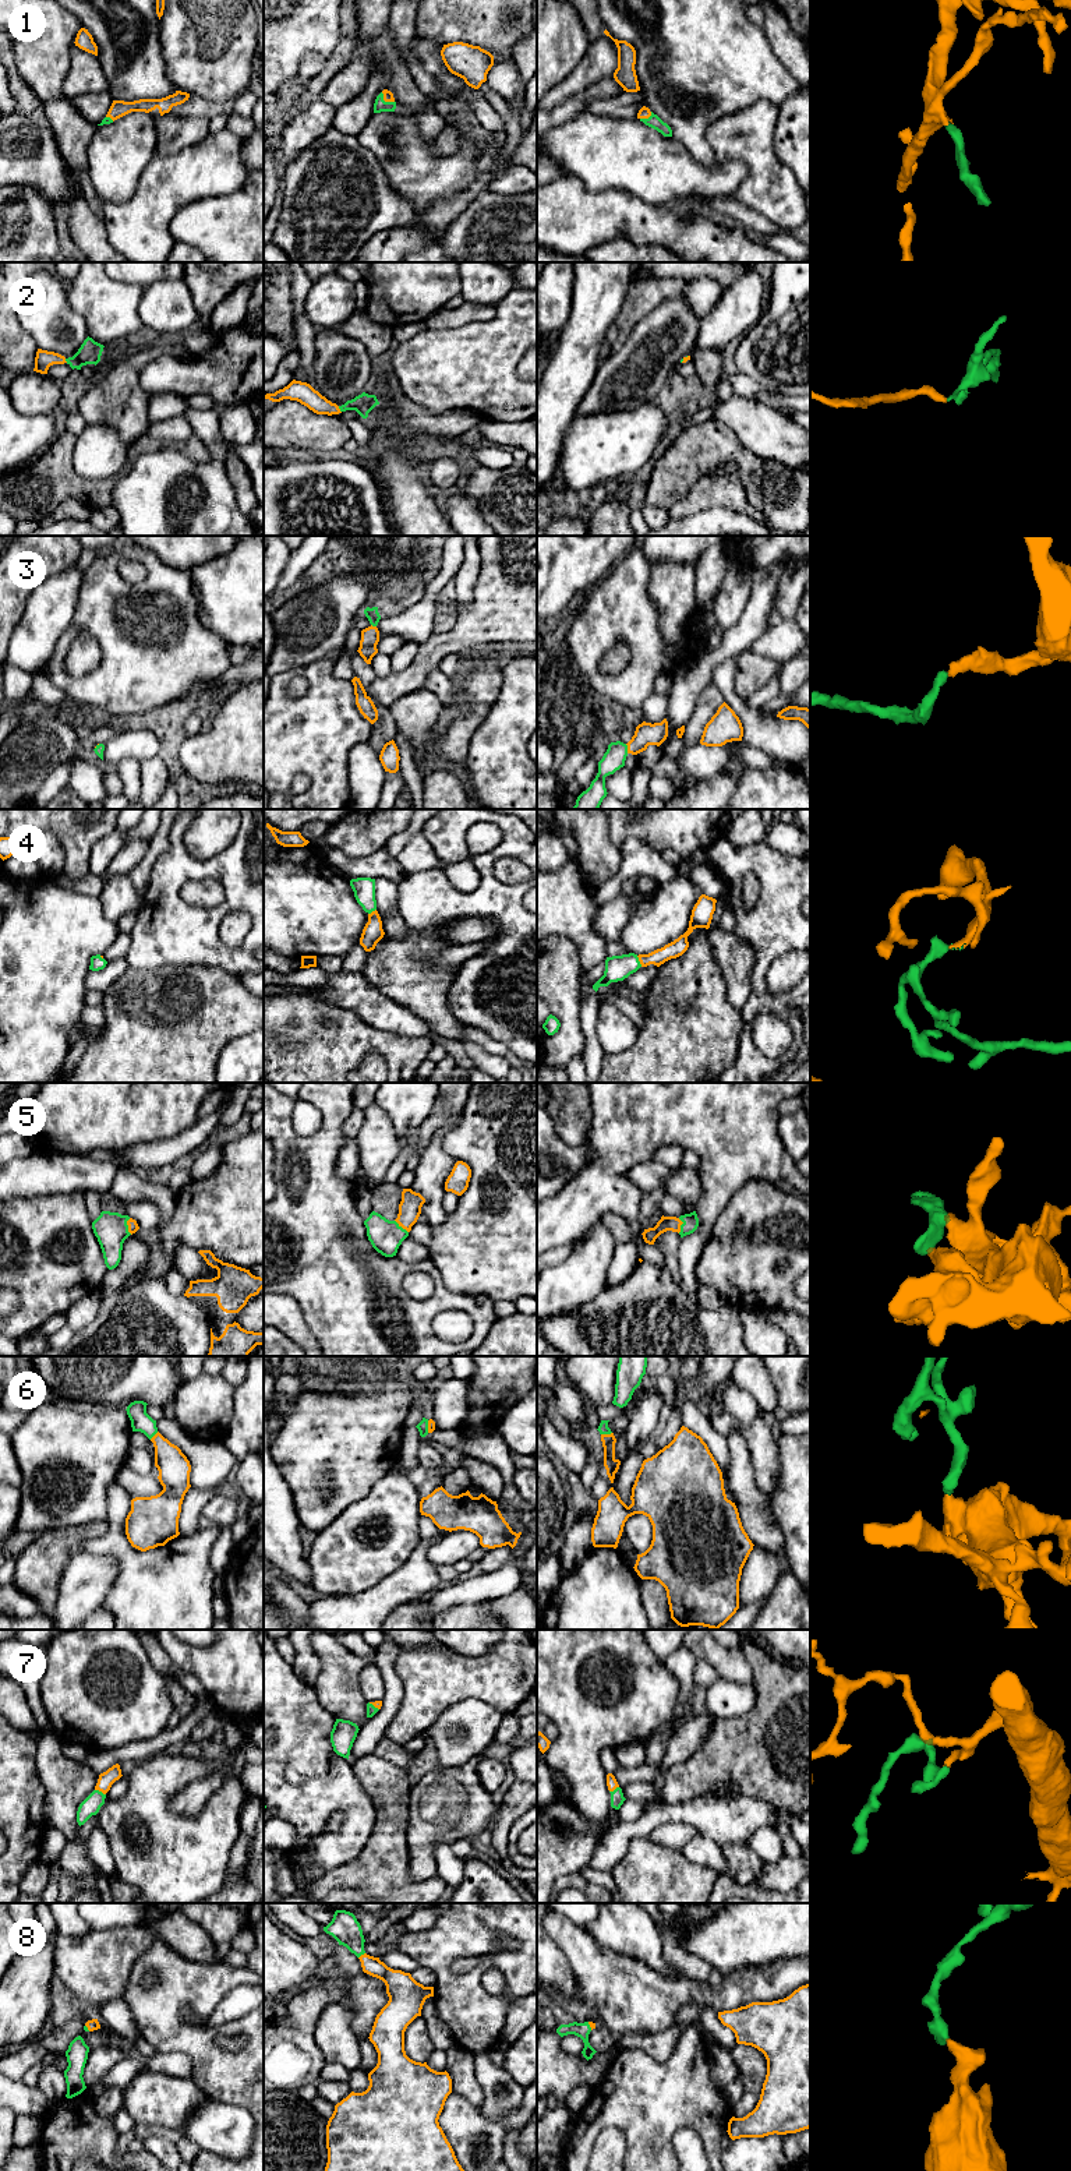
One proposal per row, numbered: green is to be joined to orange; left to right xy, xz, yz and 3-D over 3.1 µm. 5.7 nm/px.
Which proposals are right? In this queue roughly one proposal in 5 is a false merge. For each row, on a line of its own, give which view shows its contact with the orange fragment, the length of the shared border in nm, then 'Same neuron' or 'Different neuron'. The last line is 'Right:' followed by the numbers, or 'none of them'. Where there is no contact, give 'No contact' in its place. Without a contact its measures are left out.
1: Touches orange in xz. Shared border 100 nm. Same neuron
2: Touches orange in xz. Shared border 40 nm. Same neuron
3: Touches orange in yz. Shared border 60 nm. Same neuron
4: Touches orange in yz. Shared border 70 nm. Same neuron
5: Touches orange in xy. Shared border 100 nm. Same neuron
6: Touches orange in yz. Shared border 70 nm. Same neuron
7: Touches orange in xy. Shared border 70 nm. Same neuron
8: Touches orange in xz. Shared border 50 nm. Same neuron
Right: 1, 2, 3, 4, 5, 6, 7, 8

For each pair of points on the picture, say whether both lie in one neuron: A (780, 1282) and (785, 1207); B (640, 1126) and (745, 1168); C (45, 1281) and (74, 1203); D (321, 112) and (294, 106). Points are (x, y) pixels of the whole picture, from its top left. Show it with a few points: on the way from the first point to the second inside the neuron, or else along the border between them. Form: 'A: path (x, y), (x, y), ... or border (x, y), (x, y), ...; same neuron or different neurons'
A: path (795, 1264), (795, 1231), (791, 1225); same neuron
B: path (667, 1126), (703, 1126), (718, 1142); same neuron
C: path (45, 1261), (45, 1255), (39, 1248), (60, 1222); same neuron
D: border (303, 108), (283, 124); different neurons

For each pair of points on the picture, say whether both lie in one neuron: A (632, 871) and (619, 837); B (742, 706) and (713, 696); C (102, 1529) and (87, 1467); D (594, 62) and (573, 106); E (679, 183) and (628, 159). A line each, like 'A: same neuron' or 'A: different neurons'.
A: different neurons
B: different neurons
C: different neurons
D: different neurons
E: same neuron

